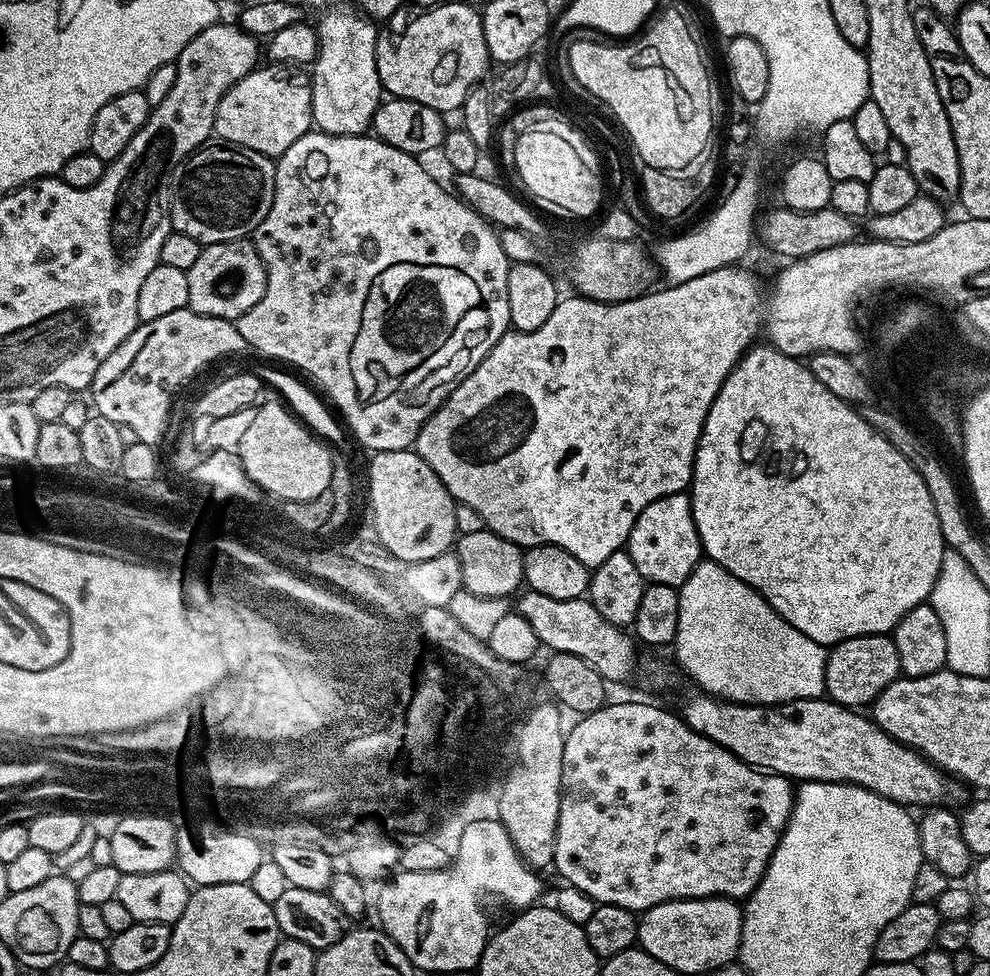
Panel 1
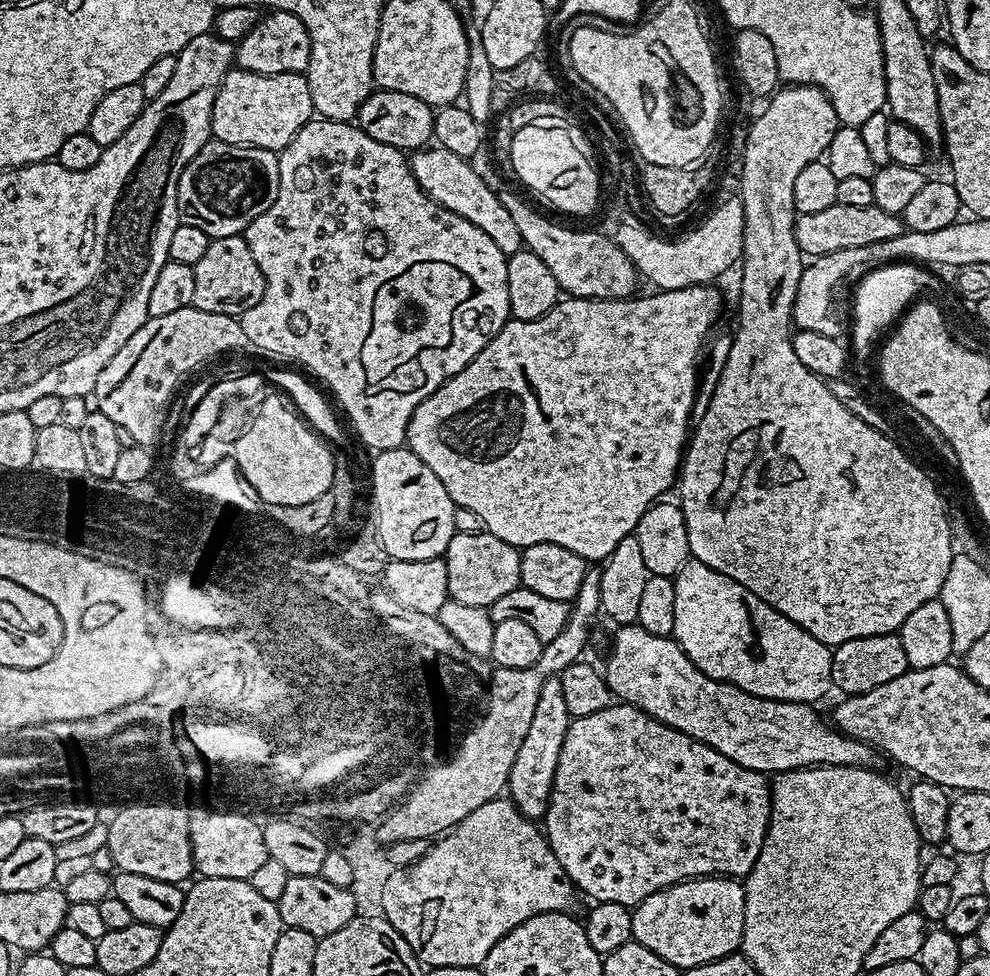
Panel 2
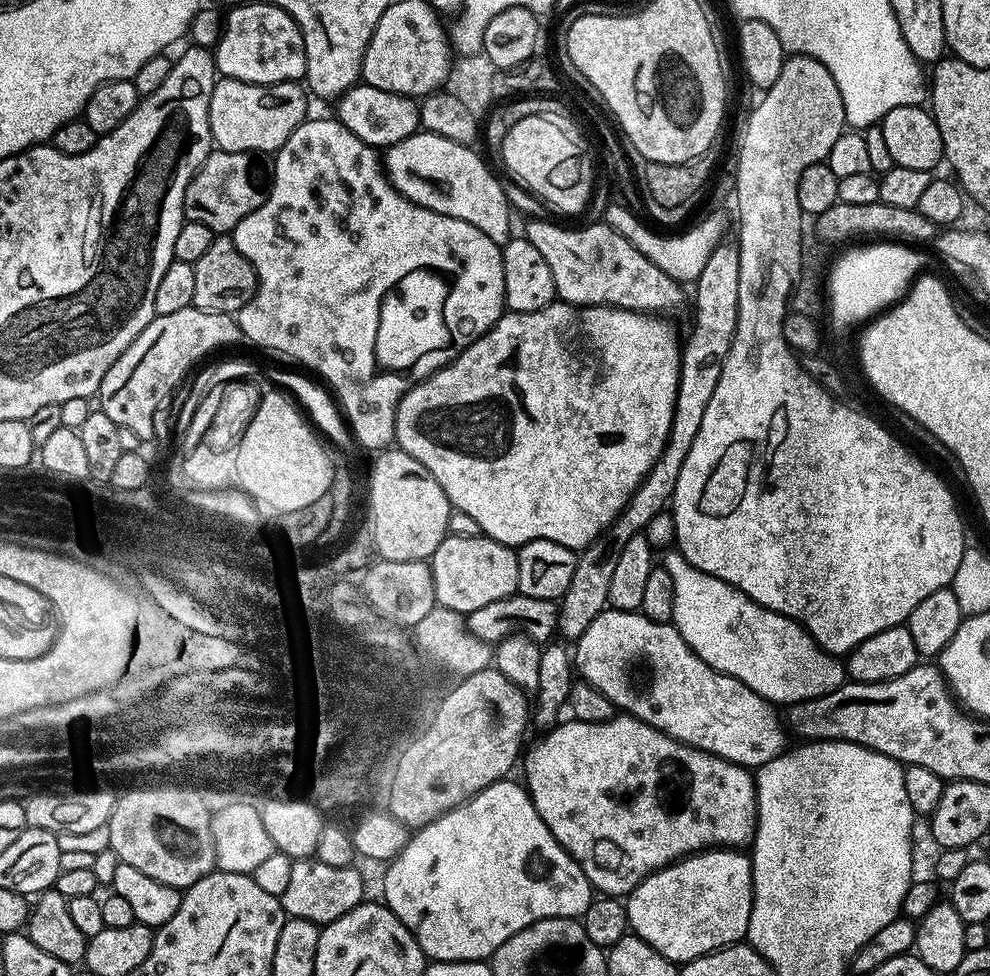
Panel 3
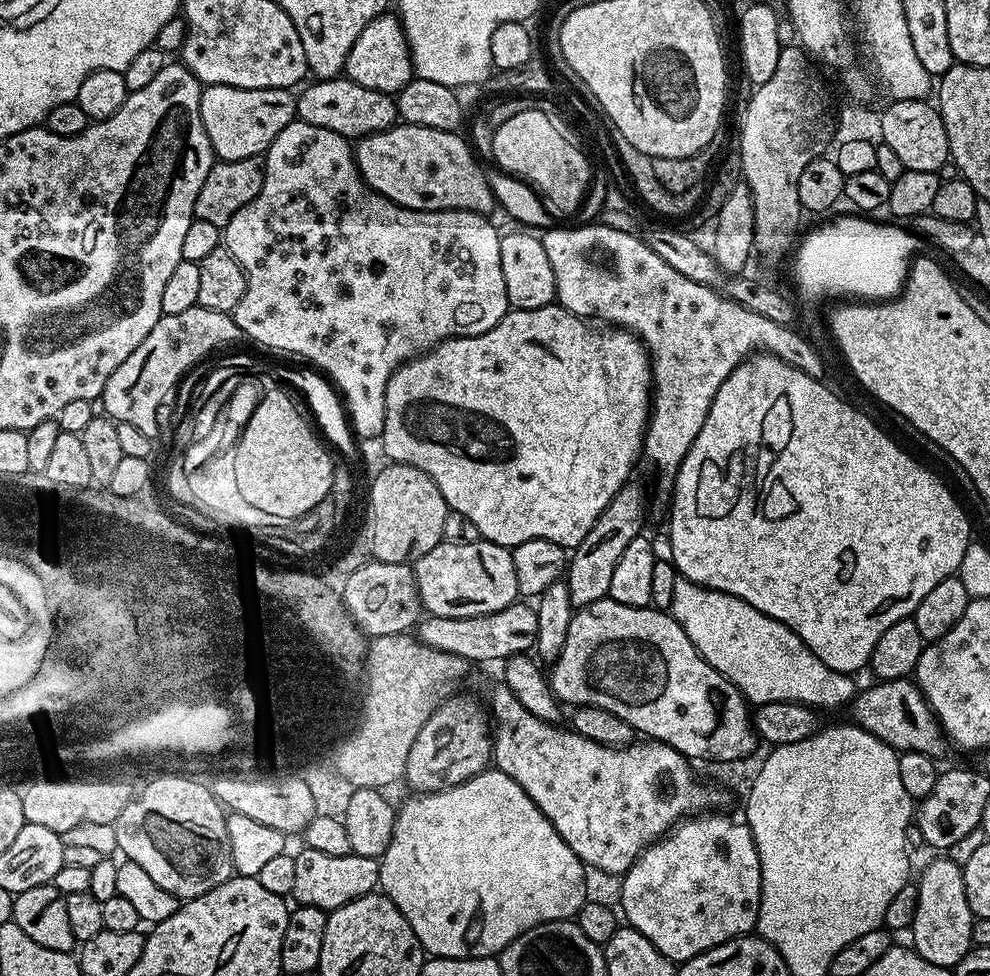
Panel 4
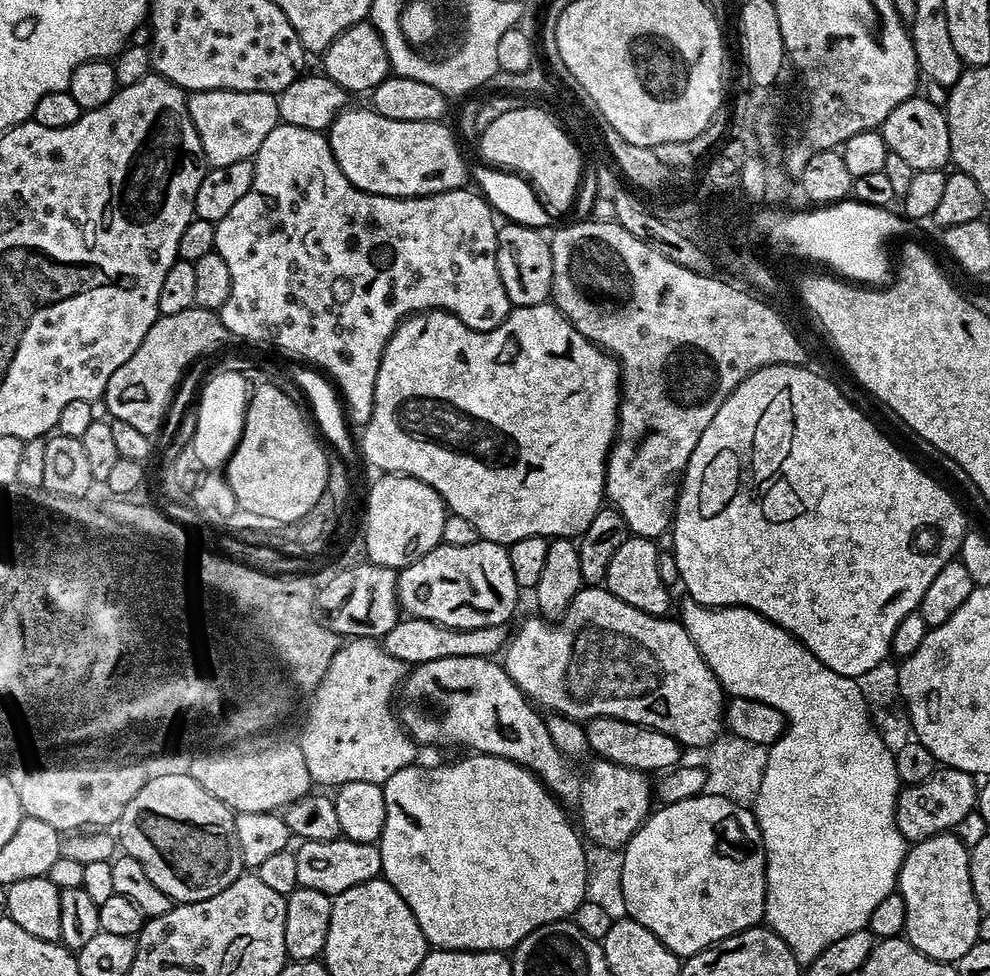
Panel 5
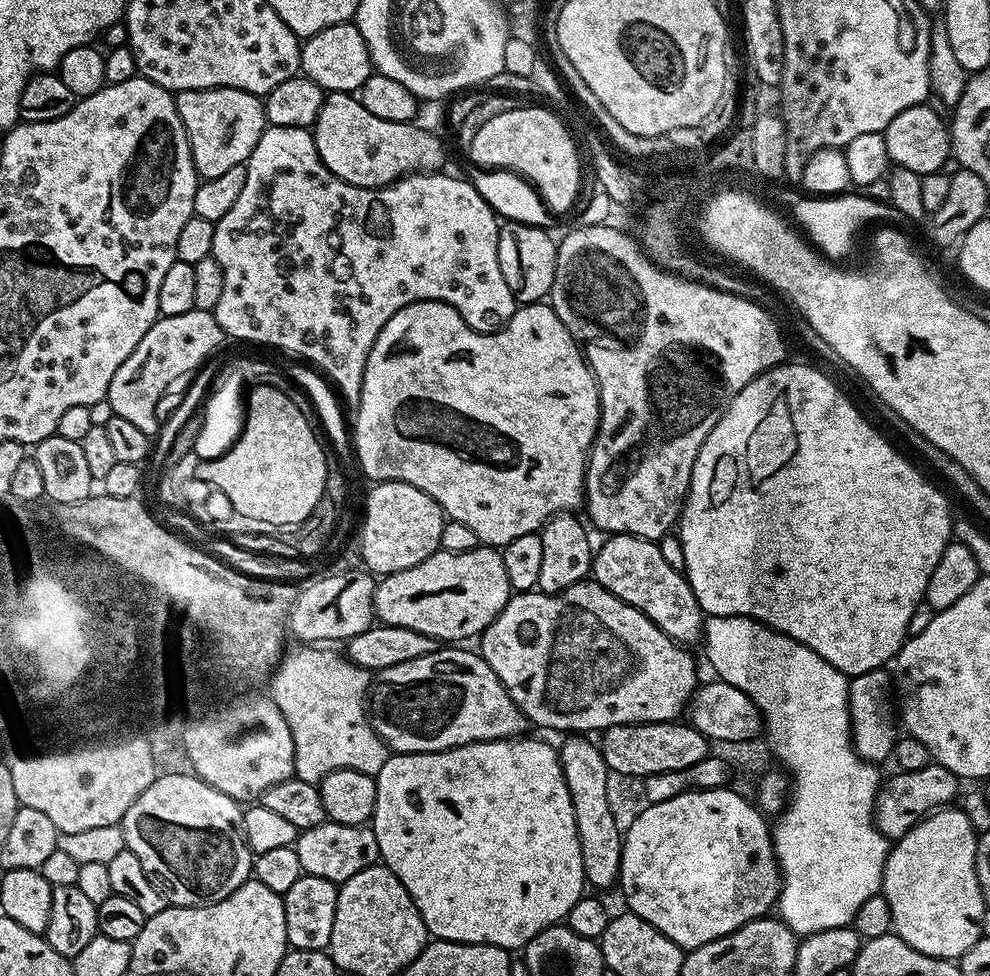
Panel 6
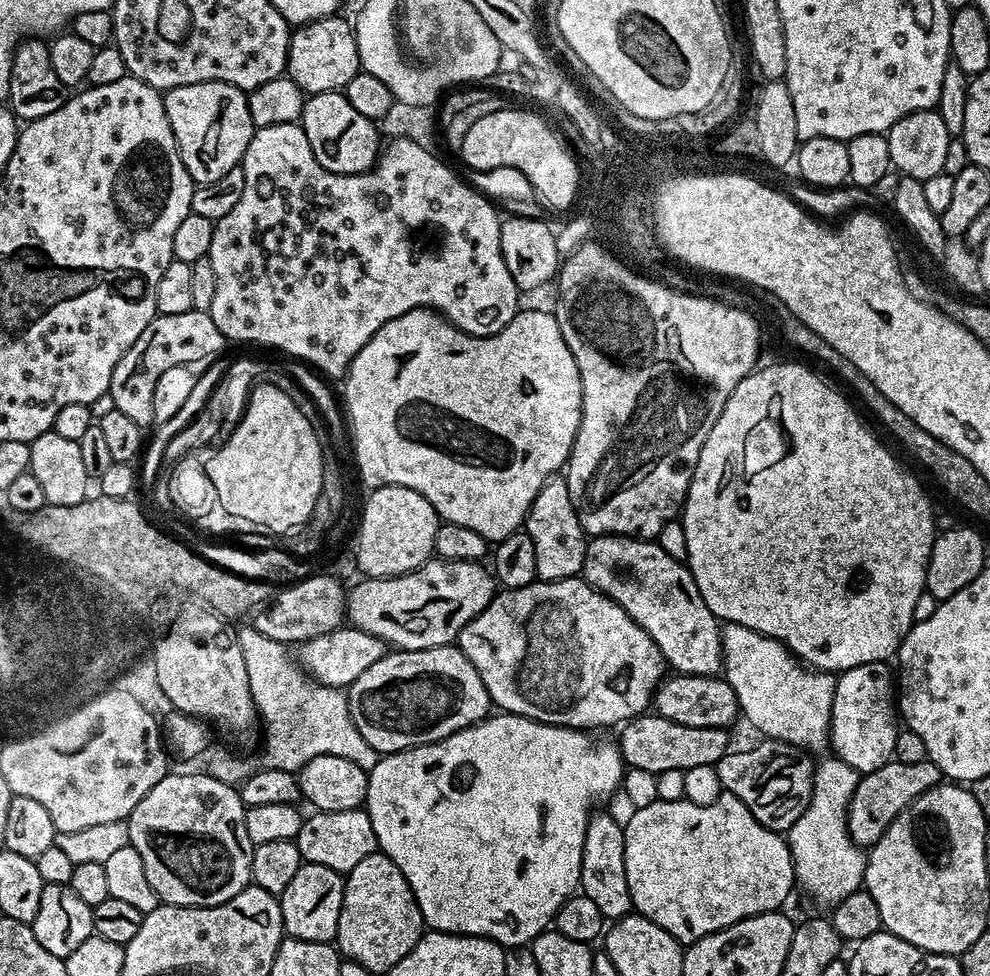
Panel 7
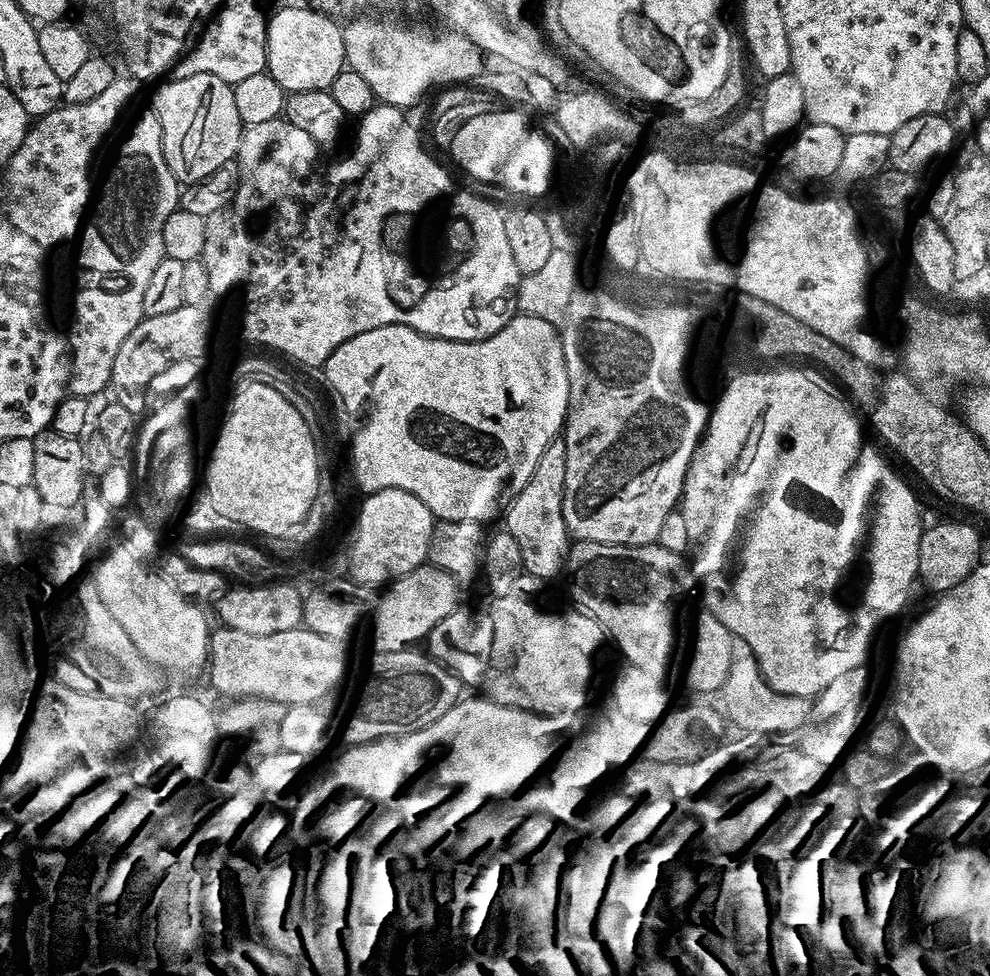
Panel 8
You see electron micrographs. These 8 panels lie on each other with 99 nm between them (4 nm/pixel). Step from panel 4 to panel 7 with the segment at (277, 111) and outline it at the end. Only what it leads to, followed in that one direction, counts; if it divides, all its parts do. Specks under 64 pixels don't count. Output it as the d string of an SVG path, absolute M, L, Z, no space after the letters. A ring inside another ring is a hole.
M194 82L190 86L167 89L163 98L178 154L193 185L218 182L222 174L241 167L254 131L247 92L226 82Z

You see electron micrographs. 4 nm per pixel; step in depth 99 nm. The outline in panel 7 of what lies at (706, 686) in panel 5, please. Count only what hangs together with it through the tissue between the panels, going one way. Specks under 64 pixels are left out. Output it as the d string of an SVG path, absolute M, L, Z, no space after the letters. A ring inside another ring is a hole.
M571 576L565 580L533 582L526 585L525 588L510 588L501 591L492 597L486 610L482 610L482 614L478 614L473 620L466 622L466 626L460 631L458 637L458 647L462 654L466 654L466 658L470 658L474 670L478 670L493 705L501 713L525 716L543 724L553 724L563 728L596 730L592 728L608 728L611 724L620 726L638 716L645 715L653 703L656 689L660 687L661 680L666 676L664 655L658 650L654 638L650 638L650 634L646 634L646 630L642 630L642 626L638 626L638 622L634 622L634 618L630 618L630 614L626 614L626 610L622 610L622 606L618 606L618 602L614 602L610 597L603 596L601 592L591 588L588 581L580 576Z

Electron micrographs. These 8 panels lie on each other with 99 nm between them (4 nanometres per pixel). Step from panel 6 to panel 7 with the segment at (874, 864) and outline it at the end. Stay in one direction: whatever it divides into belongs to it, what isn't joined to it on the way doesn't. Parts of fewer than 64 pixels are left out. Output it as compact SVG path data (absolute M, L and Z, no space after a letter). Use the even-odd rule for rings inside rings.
M724 624L720 629L723 679L734 690L743 719L758 726L765 738L780 740L803 750L829 743L831 706L837 677L821 672L792 655L785 644L746 626ZM830 758L815 765L813 778L812 797L808 808L794 822L791 829L786 832L788 849L794 862L797 885L805 888L820 904L835 906L855 892L861 891L864 883L864 866L866 863L865 849L859 848L850 838L848 833L848 803L858 786L861 774L847 765L846 762L837 758Z

